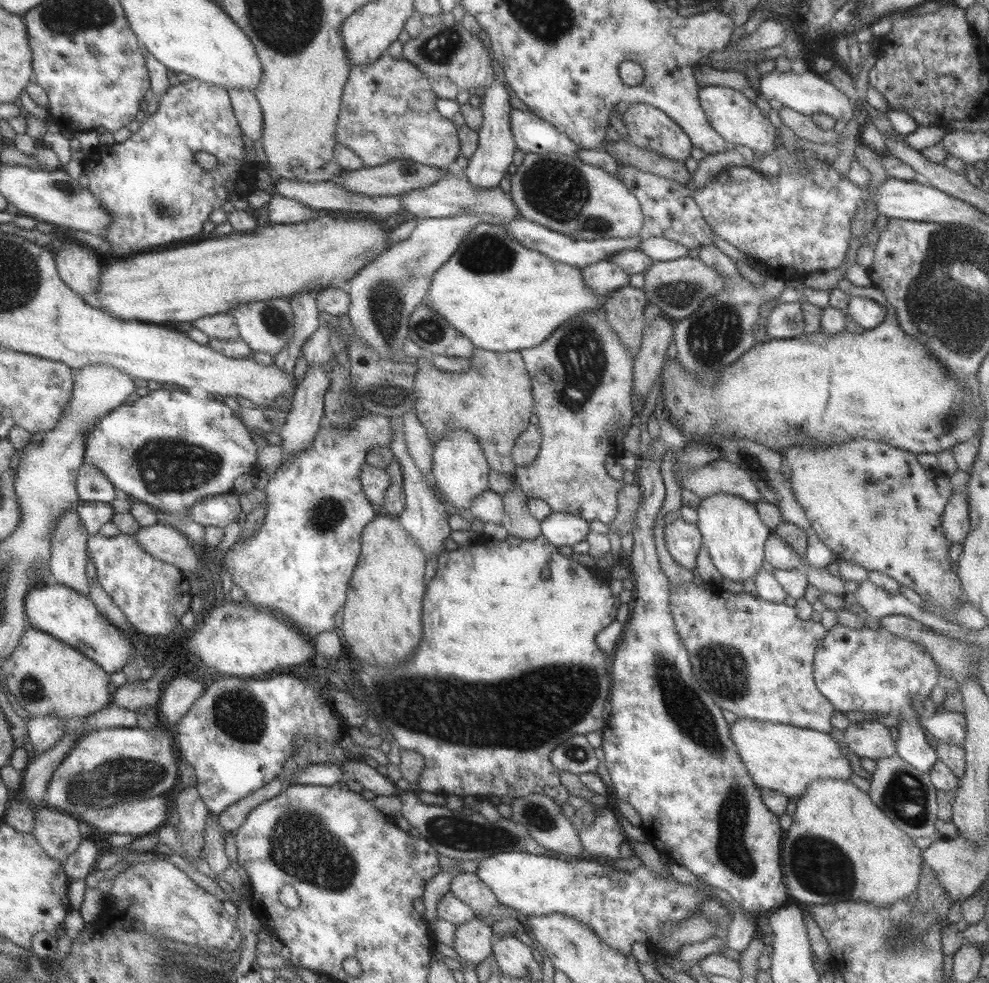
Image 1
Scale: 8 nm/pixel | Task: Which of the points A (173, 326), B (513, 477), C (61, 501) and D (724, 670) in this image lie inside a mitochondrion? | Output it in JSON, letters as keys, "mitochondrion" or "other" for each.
{"A":"other","B":"other","C":"other","D":"mitochondrion"}

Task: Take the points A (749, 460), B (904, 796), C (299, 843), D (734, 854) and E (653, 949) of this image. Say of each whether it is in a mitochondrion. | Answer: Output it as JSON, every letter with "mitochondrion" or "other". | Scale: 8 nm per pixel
{"A":"mitochondrion","B":"mitochondrion","C":"mitochondrion","D":"mitochondrion","E":"other"}

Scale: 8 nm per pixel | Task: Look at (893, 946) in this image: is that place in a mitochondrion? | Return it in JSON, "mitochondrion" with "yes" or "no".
{"mitochondrion":"yes"}

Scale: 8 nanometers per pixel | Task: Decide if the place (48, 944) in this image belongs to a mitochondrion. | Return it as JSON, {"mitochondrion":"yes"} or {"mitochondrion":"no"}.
{"mitochondrion":"no"}

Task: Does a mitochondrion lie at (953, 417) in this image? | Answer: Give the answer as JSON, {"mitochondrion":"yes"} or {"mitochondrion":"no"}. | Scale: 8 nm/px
{"mitochondrion":"yes"}

